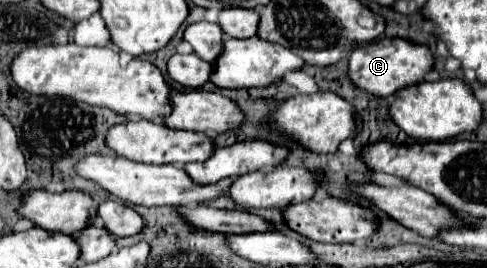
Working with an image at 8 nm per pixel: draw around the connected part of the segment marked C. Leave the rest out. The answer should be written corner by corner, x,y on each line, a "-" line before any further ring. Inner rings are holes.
379,38
371,44
359,46
349,58
349,78
351,82
379,98
387,98
403,86
413,86
423,80
423,76
433,68
433,54
427,46
411,44
403,38

